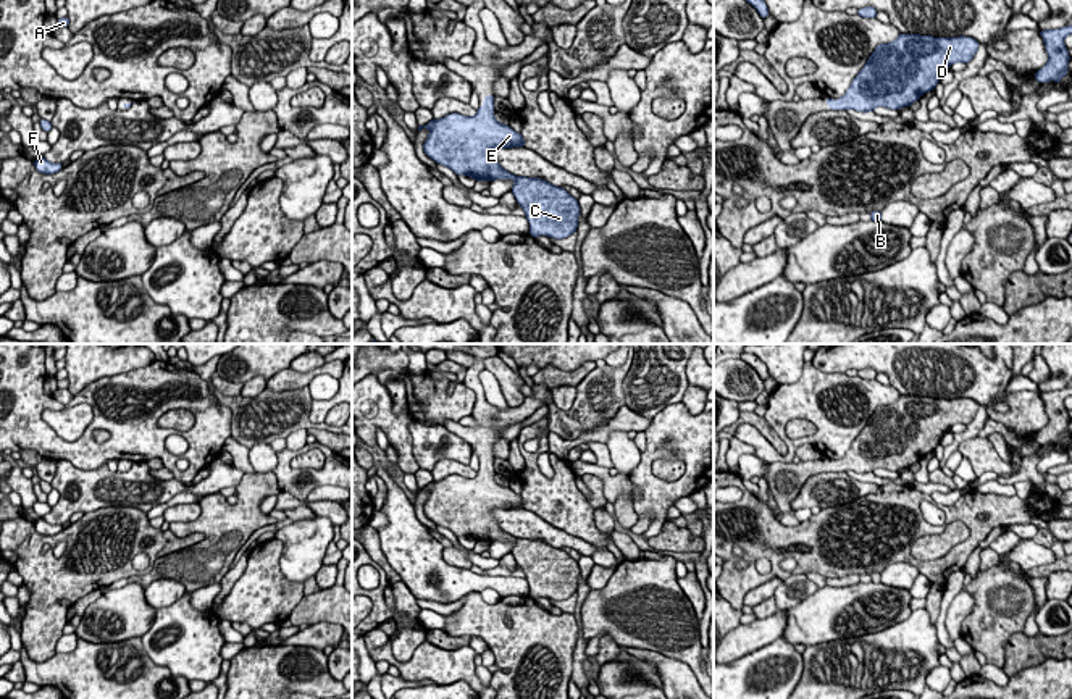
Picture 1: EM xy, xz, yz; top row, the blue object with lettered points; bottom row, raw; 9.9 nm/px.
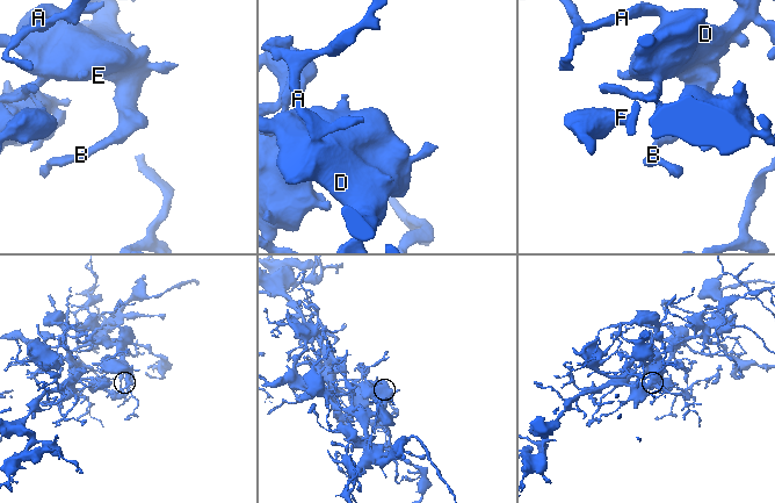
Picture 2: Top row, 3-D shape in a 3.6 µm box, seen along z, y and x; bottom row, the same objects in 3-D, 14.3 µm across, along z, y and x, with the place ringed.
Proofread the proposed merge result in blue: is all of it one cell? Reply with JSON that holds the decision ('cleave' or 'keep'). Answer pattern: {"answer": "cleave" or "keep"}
{"answer": "keep"}

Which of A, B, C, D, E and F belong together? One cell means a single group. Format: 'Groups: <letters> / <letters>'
Groups: A B C D E F

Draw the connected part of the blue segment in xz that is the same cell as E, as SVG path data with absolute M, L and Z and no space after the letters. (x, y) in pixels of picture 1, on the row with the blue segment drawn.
M484 95L484 103L471 118L450 113L417 126L417 132L429 129L423 144L426 157L475 181L513 179L510 192L525 210L530 236L568 237L578 228L578 200L563 187L539 178L515 176L499 165L494 147L525 147L525 140L509 124L497 123L494 113L494 95Z

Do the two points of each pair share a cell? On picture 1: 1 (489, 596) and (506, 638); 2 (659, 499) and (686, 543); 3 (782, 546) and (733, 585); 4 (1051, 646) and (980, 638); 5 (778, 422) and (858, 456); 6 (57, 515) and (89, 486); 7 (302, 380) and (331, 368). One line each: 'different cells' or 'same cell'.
1: different cells
2: different cells
3: same cell
4: different cells
5: different cells
6: same cell
7: same cell

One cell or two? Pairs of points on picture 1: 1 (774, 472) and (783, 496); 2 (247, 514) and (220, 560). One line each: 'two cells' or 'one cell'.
1: one cell
2: one cell

